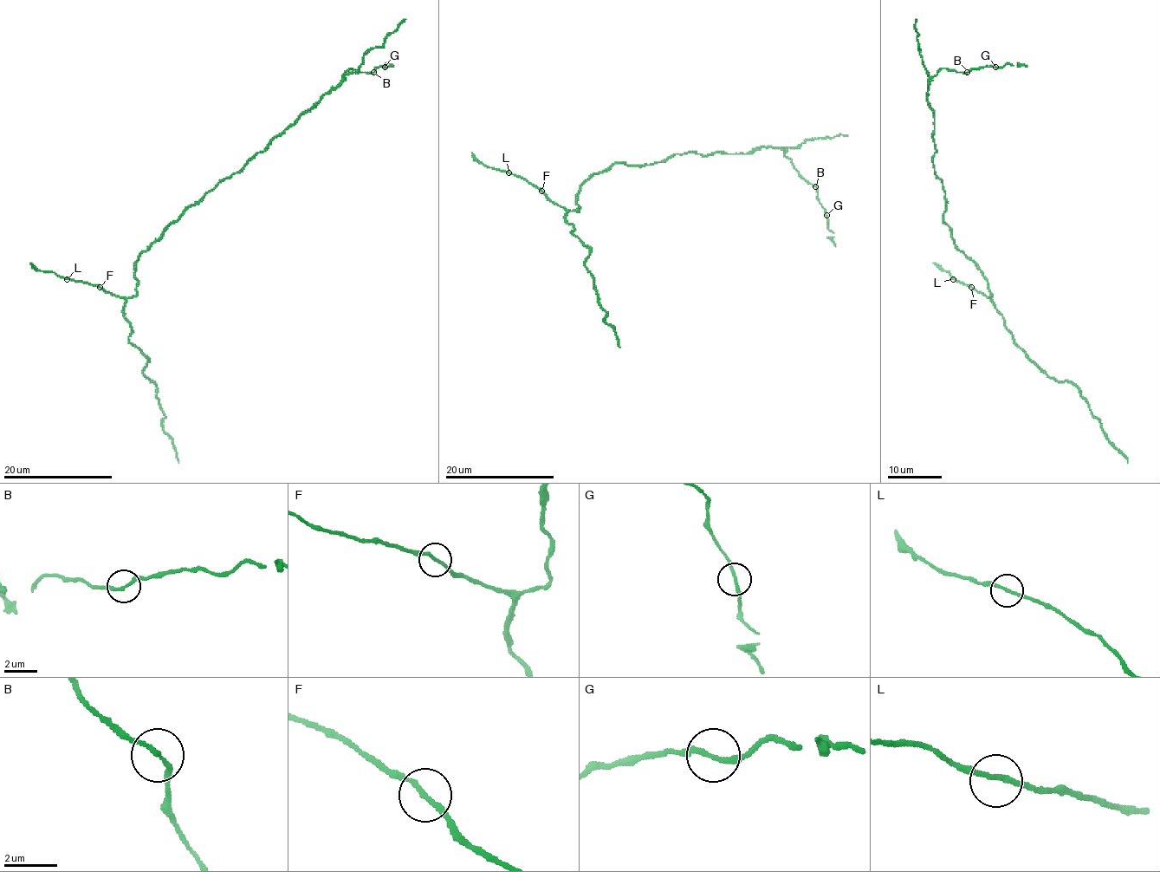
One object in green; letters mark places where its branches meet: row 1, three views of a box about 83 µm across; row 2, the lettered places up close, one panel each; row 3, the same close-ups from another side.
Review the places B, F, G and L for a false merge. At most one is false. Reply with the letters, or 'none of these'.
none of these

